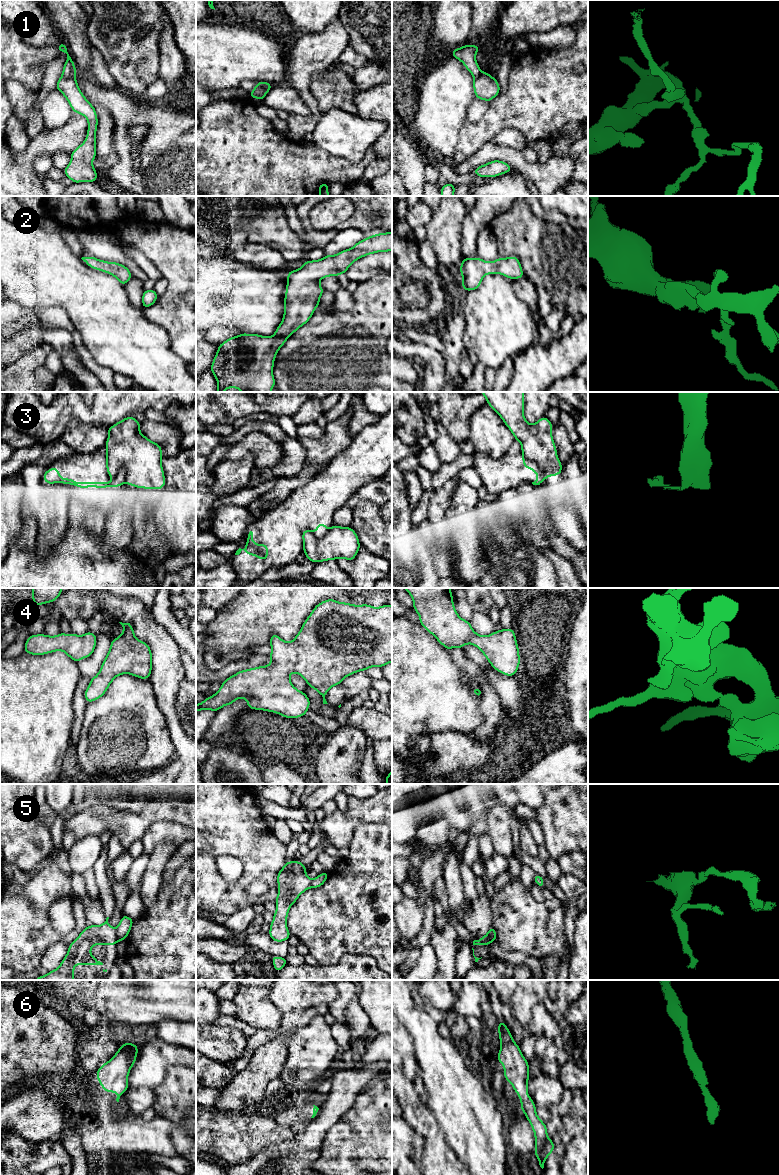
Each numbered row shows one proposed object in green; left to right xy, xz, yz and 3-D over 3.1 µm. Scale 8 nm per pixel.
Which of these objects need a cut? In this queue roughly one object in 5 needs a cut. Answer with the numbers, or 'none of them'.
1

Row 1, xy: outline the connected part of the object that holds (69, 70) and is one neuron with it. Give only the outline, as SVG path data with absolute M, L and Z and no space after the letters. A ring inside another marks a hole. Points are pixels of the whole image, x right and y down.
M61 42L57 46L57 48L58 48L59 52L64 52L67 54L67 59L65 61L65 64L64 64L64 67L62 70L62 76L66 77L66 78L75 76L76 75L76 67L75 67L75 64L74 64L72 58L69 56L68 52L67 52L68 51L67 46Z

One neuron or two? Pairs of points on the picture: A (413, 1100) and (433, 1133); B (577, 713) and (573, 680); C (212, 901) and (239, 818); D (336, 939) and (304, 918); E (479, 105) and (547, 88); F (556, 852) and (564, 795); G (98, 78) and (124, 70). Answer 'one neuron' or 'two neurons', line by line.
A: one neuron
B: one neuron
C: one neuron
D: one neuron
E: two neurons
F: one neuron
G: two neurons

